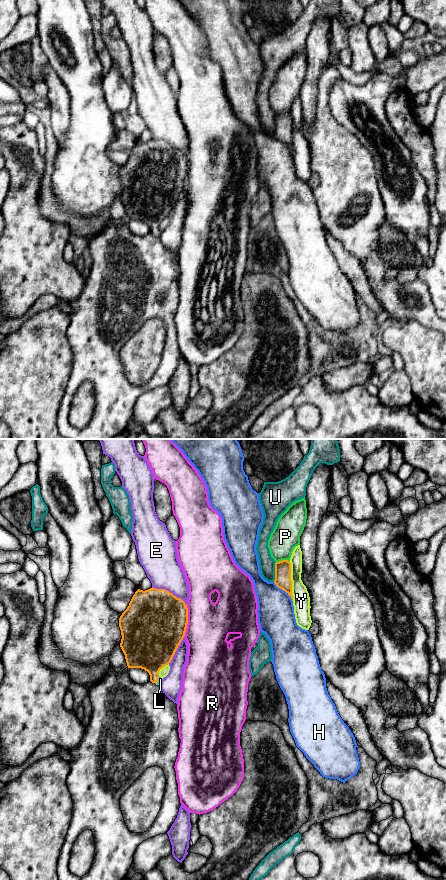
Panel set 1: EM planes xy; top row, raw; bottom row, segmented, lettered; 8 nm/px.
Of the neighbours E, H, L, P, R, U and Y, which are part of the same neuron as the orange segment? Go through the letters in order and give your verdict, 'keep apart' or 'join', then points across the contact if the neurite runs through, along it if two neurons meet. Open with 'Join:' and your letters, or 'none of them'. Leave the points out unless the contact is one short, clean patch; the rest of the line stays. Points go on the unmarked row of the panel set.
Join: L
E: keep apart
H: keep apart
L: join | across xy (151, 202), (153, 224), (158, 232), (160, 231)
P: keep apart
R: keep apart
U: keep apart
Y: keep apart

